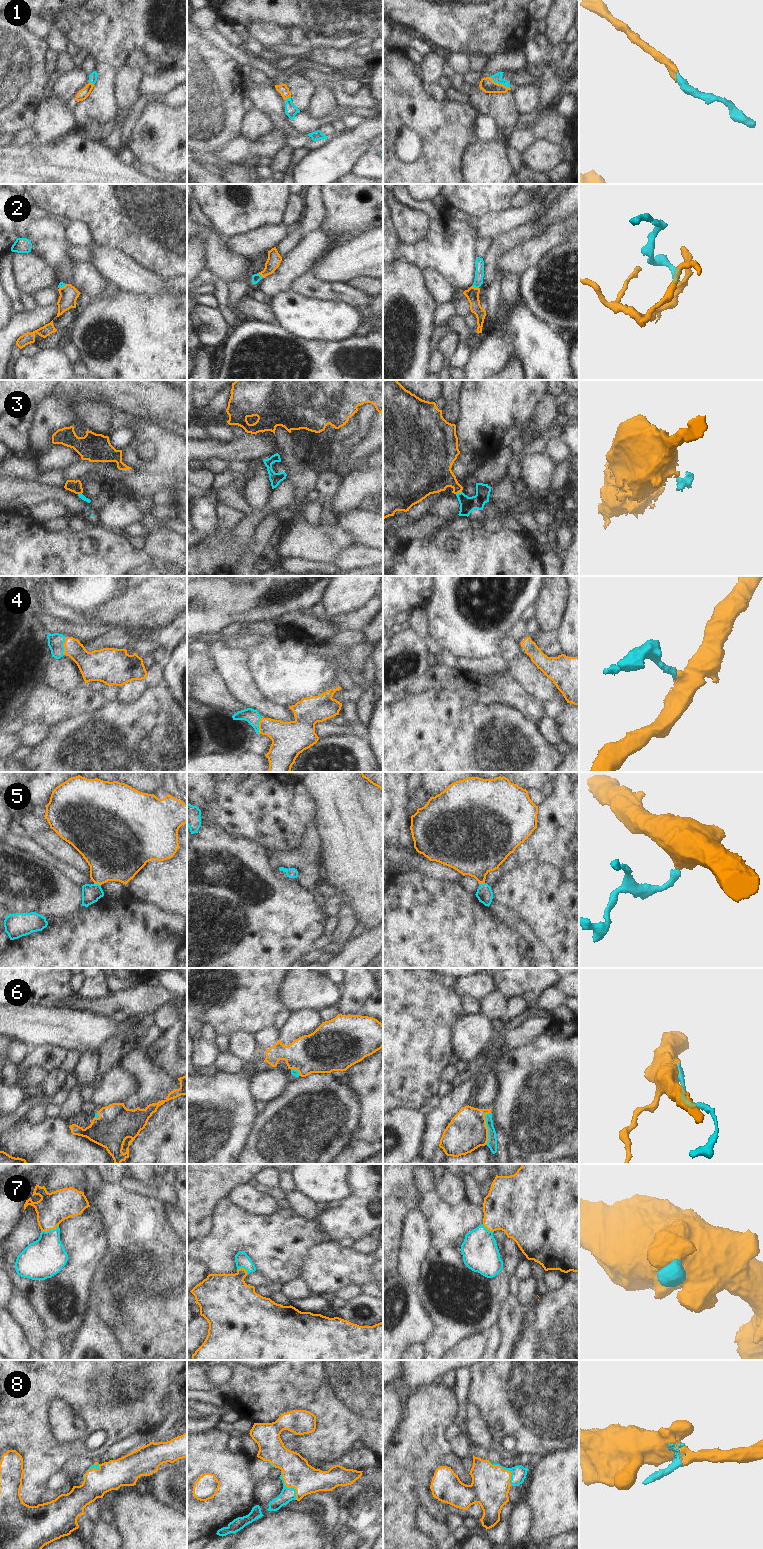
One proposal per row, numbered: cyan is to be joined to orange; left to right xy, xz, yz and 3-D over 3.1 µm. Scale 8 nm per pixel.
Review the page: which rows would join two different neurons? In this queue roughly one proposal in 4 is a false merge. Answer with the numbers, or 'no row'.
3.

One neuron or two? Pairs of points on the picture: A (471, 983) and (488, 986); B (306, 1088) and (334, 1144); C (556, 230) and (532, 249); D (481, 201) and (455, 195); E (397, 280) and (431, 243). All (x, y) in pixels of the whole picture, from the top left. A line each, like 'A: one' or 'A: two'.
A: one
B: one
C: one
D: one
E: two

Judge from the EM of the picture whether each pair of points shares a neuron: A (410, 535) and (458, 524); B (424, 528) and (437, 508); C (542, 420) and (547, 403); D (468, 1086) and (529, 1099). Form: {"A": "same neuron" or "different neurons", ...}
{"A": "different neurons", "B": "same neuron", "C": "same neuron", "D": "different neurons"}

